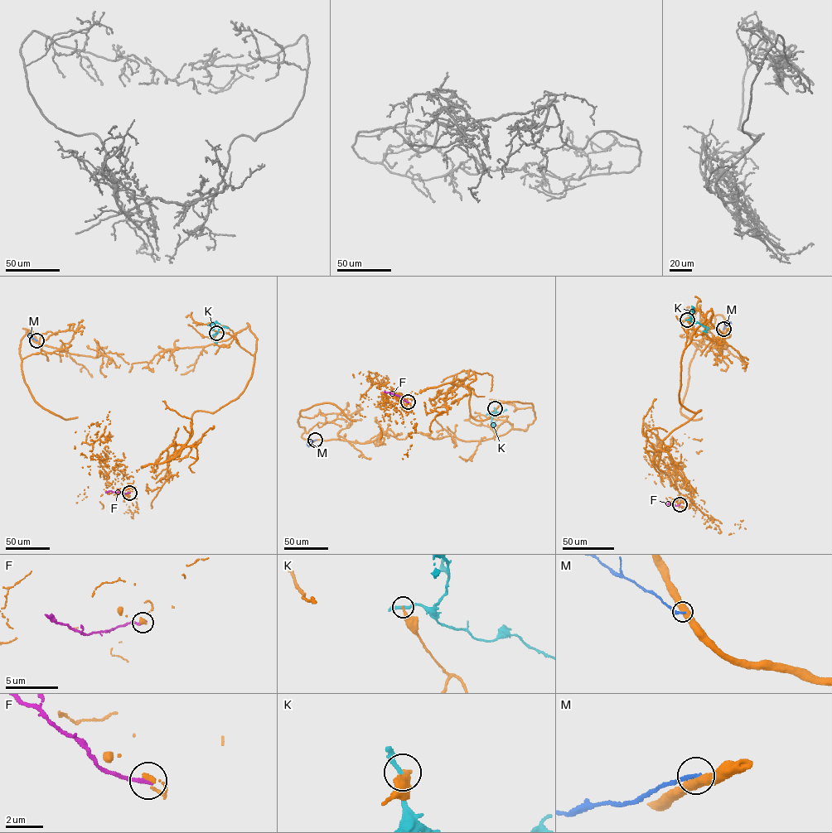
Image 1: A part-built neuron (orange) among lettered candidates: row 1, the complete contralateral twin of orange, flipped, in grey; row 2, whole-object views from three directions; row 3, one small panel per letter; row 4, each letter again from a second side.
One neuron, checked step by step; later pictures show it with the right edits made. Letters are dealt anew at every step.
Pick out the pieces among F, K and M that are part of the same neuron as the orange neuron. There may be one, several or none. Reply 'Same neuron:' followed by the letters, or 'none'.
Same neuron: none

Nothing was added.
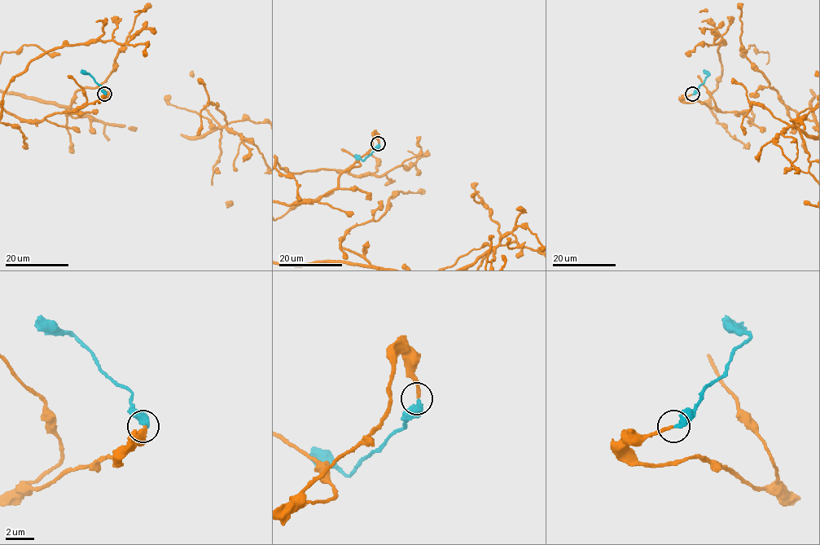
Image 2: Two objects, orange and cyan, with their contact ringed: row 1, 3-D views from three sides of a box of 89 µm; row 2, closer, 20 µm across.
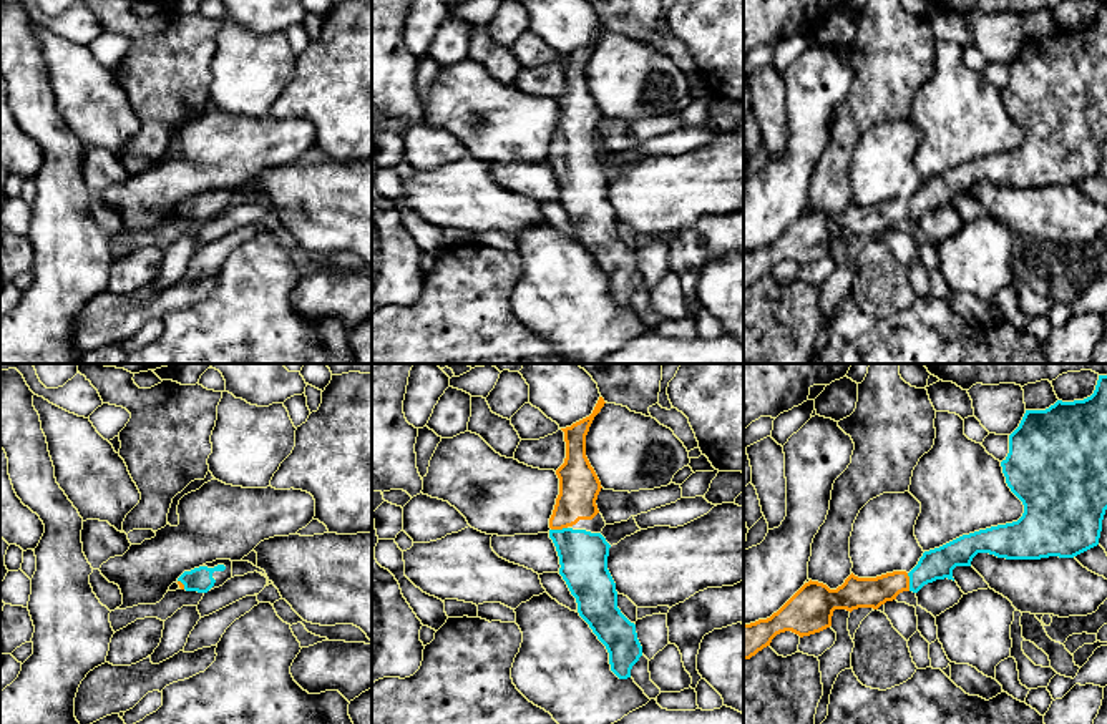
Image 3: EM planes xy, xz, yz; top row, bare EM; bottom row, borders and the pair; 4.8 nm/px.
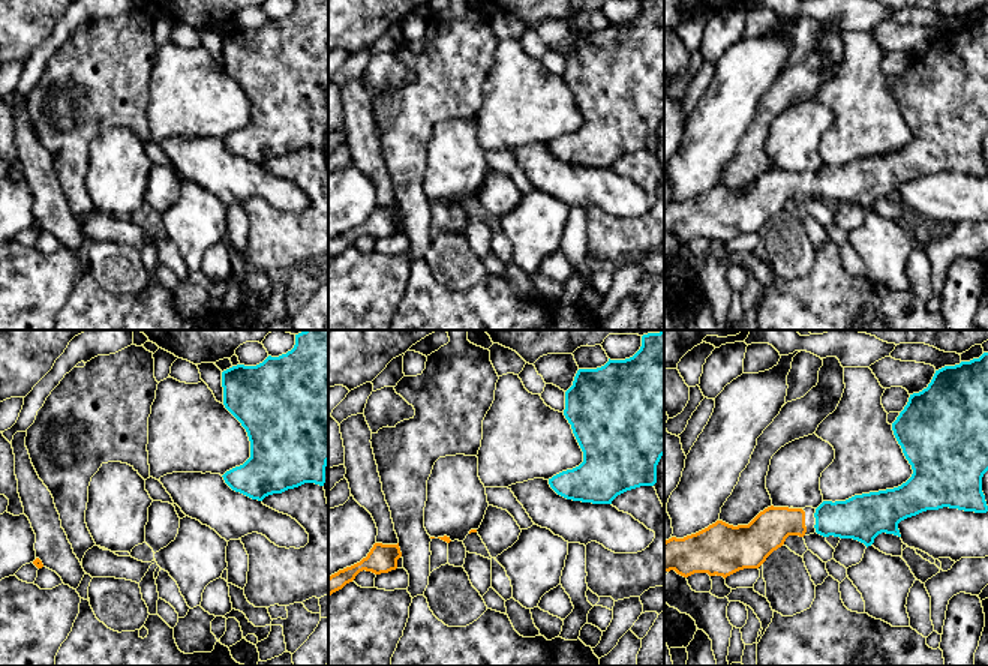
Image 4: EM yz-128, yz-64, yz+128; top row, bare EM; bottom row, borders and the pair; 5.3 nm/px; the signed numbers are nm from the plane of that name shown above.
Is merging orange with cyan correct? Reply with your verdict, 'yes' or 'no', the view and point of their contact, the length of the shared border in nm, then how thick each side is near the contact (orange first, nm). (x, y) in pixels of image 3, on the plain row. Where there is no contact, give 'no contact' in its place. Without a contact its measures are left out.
yes; meets orange in yz at (908, 210); contact 90 nm long; 140 nm thick on the orange side, 150 nm on the other

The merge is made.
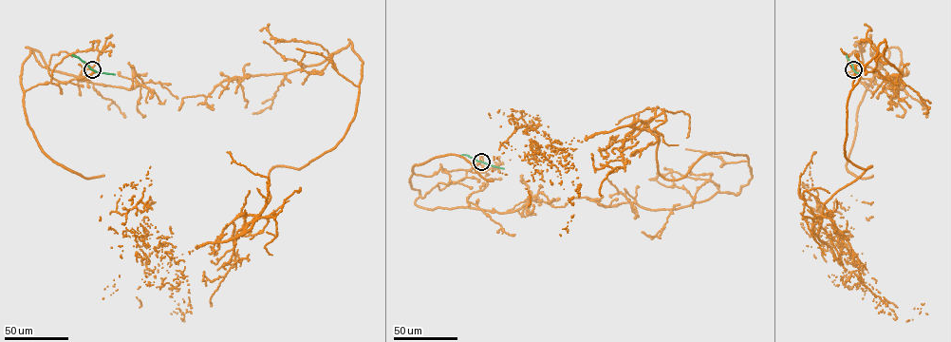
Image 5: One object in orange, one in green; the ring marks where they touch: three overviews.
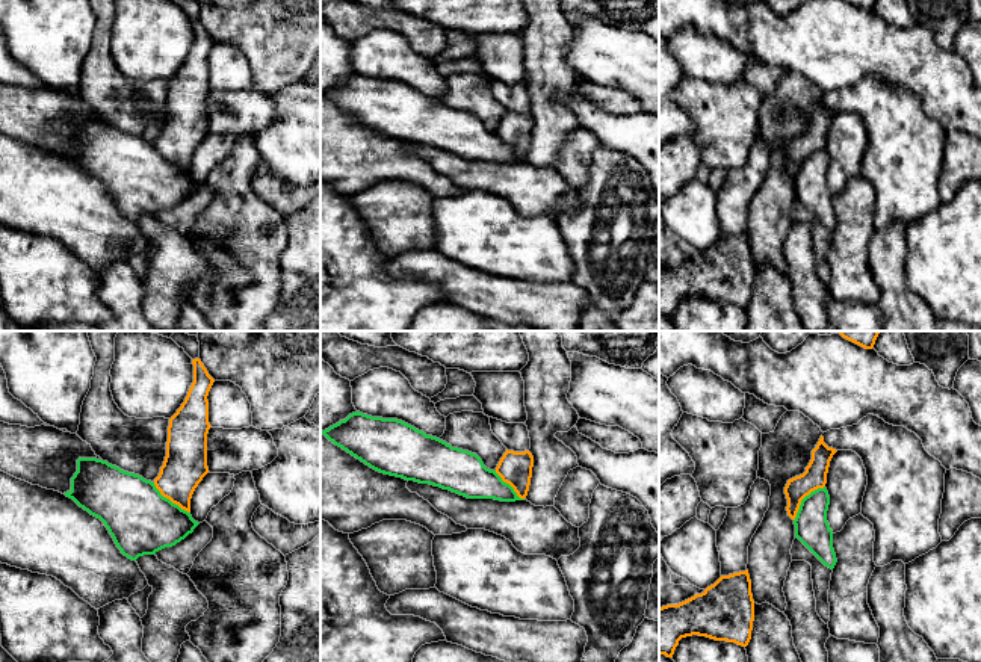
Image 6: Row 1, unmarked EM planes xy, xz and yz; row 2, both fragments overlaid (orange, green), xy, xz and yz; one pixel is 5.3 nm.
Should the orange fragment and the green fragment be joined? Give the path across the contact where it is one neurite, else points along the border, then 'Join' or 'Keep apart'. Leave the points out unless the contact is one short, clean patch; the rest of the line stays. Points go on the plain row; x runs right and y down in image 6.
Boundary: yz (824, 147), (812, 151), (801, 162), (794, 182). Keep apart

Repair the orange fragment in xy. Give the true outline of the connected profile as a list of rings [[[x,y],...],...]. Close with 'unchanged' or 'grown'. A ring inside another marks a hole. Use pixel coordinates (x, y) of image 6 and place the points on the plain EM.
[[[200,20],[192,21],[193,44],[177,74],[169,80],[166,118],[154,141],[160,156],[190,174],[190,160],[209,135],[209,53],[215,41]]] | unchanged

